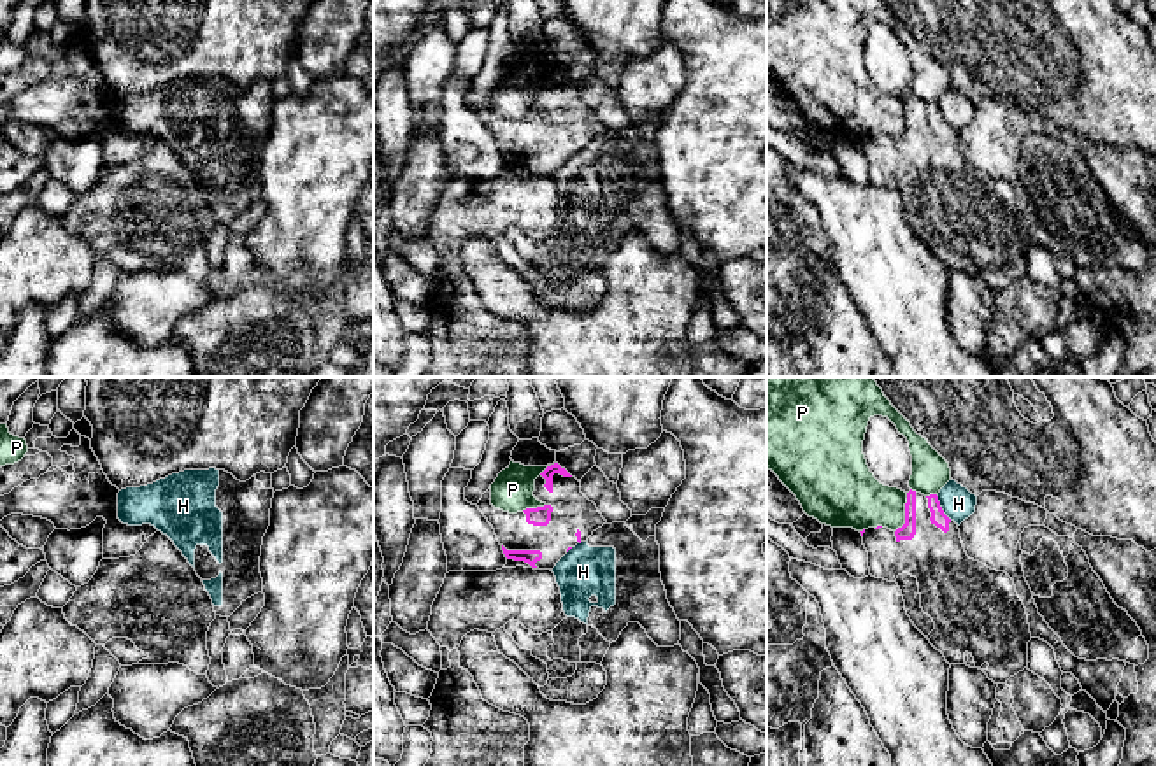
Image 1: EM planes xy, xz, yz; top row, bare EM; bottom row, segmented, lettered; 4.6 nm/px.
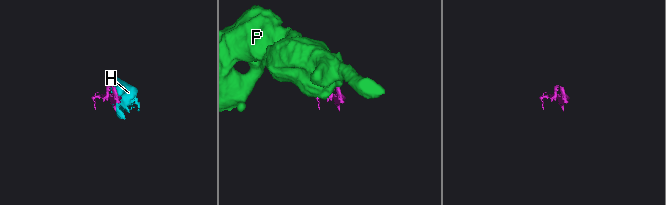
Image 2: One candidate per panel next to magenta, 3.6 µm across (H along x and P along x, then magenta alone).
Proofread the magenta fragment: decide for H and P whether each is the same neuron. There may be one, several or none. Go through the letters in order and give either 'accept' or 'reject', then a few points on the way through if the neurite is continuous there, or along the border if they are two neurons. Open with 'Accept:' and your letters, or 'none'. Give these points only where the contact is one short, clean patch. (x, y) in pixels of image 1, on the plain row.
Accept: none
H: reject; border yz (935, 102), (941, 116), (951, 127)
P: reject; border yz (907, 100), (906, 128), (895, 139)

